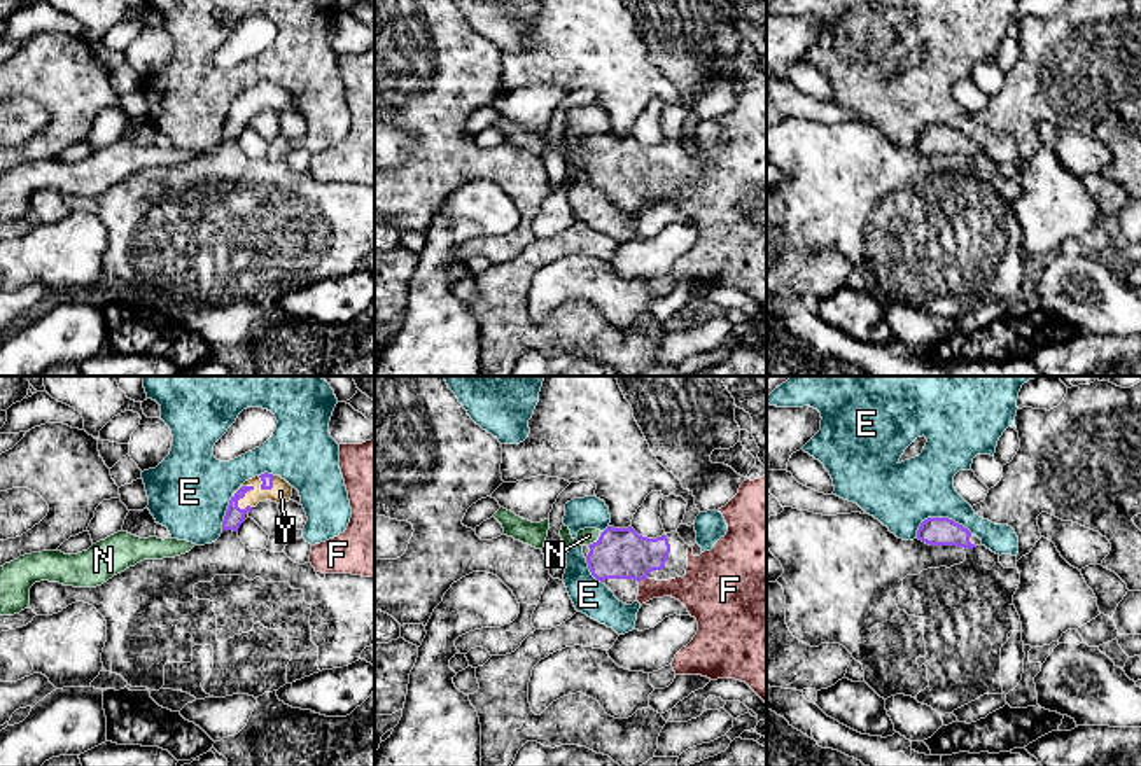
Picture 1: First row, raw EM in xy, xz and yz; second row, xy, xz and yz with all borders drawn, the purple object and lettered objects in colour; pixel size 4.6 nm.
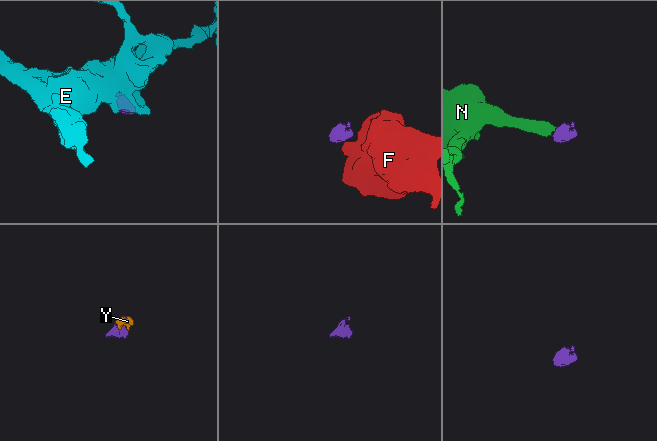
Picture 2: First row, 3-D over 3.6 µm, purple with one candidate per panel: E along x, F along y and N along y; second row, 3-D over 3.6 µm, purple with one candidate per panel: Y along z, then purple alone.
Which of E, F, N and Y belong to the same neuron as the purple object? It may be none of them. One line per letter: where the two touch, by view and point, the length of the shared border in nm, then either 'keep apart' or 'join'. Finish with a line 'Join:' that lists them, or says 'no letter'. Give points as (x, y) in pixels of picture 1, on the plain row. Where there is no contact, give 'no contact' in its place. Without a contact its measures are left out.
E: meets purple in yz at (938, 126); contact 260 nm long; keep apart
F: meets purple in xz at (643, 188); contact 50 nm long; join
N: meets purple in xz at (597, 149); contact 100 nm long; join
Y: meets purple in xy at (242, 105); contact 130 nm long; join
Join: F, N, Y

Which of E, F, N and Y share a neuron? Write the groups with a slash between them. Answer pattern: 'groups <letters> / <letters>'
groups E / F N Y

